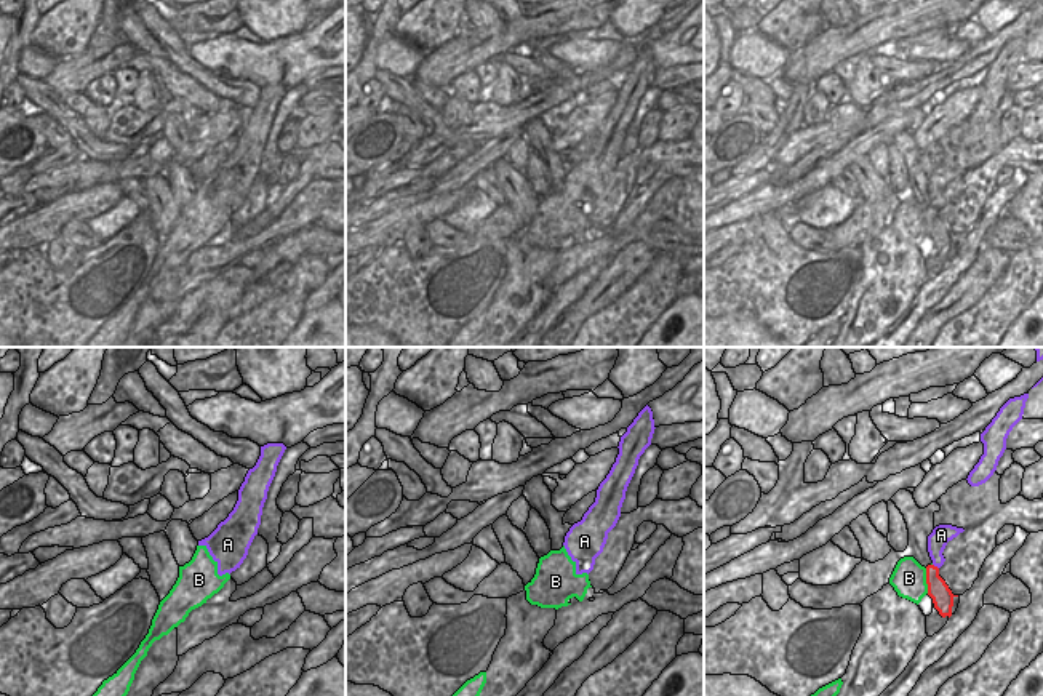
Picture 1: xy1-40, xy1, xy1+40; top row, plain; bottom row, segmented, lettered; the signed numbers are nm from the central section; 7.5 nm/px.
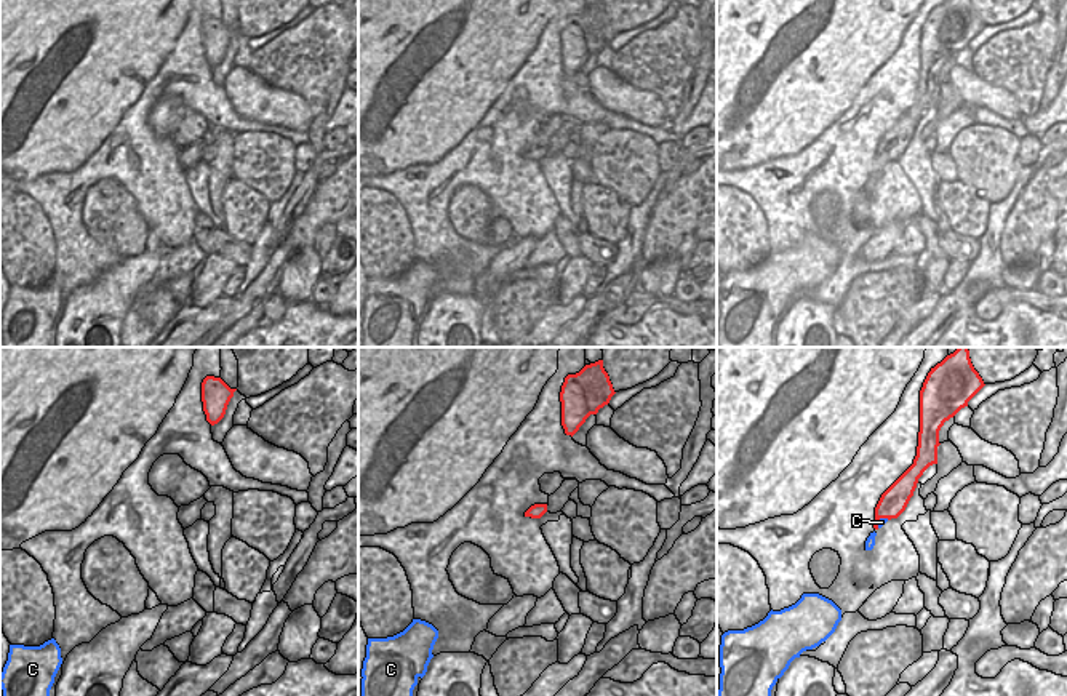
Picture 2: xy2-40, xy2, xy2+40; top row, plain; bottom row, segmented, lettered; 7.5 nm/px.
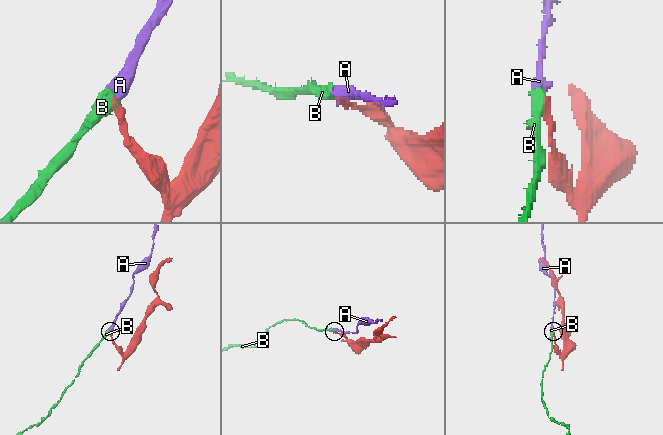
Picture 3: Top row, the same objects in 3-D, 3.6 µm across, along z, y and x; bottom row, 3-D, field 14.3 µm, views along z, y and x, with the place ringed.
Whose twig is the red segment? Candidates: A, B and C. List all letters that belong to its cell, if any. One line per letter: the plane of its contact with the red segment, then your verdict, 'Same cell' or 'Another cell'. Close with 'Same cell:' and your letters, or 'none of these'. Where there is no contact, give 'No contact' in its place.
A: Touches red in xy1+40. Another cell
B: Touches red in xy1+40. Another cell
C: Touches red in xy2+40. Same cell
Same cell: C

